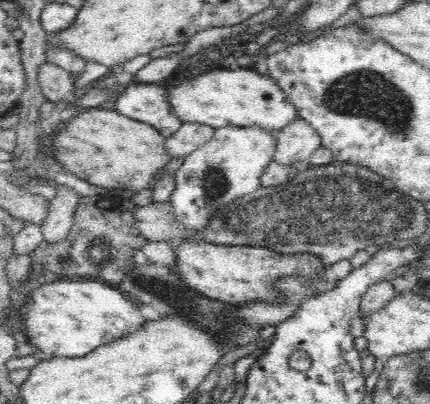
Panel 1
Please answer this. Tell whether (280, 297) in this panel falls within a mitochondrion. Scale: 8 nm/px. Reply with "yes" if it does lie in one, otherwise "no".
no

